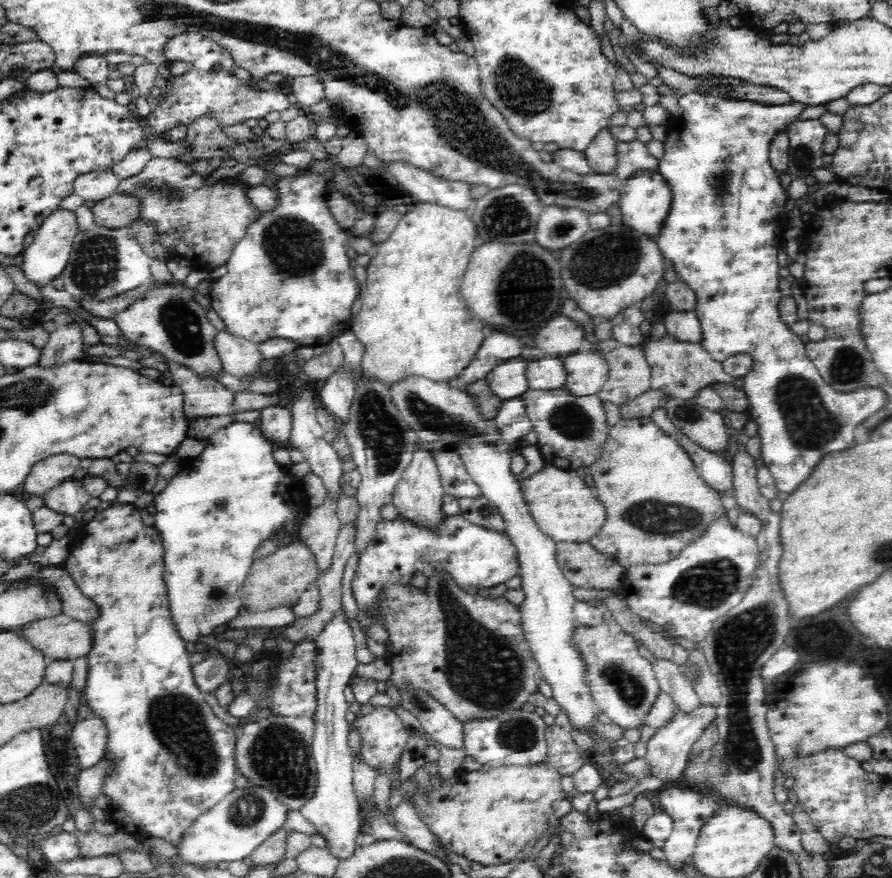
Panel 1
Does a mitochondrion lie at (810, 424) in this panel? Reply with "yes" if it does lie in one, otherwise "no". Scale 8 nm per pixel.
yes

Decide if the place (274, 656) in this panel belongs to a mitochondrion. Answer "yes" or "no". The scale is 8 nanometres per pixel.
no

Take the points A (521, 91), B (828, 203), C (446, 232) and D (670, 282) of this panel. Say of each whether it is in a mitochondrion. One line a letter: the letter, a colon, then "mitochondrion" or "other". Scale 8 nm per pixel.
A: mitochondrion
B: other
C: other
D: other

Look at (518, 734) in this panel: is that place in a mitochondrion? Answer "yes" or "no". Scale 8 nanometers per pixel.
yes

